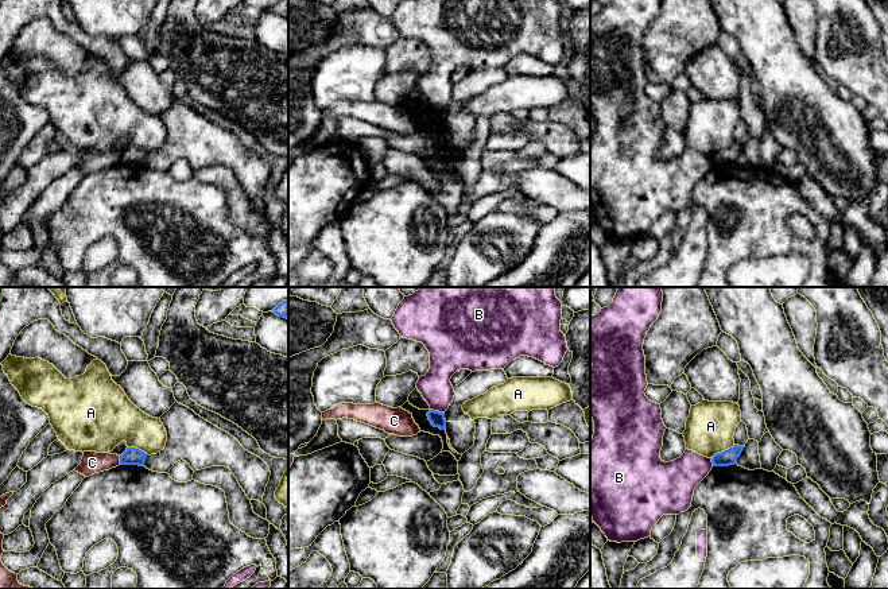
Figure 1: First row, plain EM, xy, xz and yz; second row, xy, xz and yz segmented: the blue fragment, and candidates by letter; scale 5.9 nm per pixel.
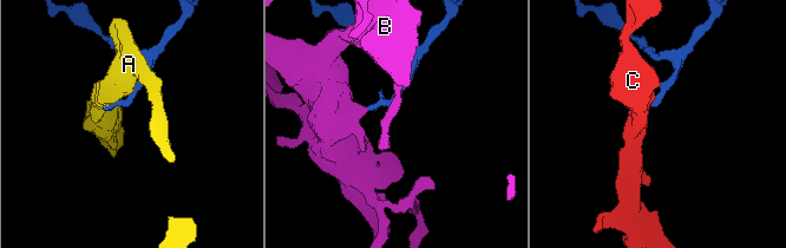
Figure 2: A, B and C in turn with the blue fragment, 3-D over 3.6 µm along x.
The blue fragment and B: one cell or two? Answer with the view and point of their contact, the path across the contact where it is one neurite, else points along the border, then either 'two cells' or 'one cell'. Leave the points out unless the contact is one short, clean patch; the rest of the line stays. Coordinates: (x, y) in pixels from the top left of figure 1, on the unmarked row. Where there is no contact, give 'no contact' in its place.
contact xz (437, 109); border xz (430, 107), (444, 112); two cells

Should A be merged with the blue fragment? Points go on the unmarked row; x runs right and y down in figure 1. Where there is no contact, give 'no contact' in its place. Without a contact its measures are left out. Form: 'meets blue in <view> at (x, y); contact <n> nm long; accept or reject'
meets blue in yz at (722, 150); contact 170 nm long; reject

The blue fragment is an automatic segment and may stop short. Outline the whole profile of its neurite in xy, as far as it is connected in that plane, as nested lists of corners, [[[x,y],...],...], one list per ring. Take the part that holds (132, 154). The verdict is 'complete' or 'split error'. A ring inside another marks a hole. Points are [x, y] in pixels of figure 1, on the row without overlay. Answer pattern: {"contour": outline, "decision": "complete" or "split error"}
{"contour": [[[127,146],[127,148],[120,154],[120,163],[143,164],[147,154],[148,154],[147,151],[136,146]]], "decision": "complete"}

